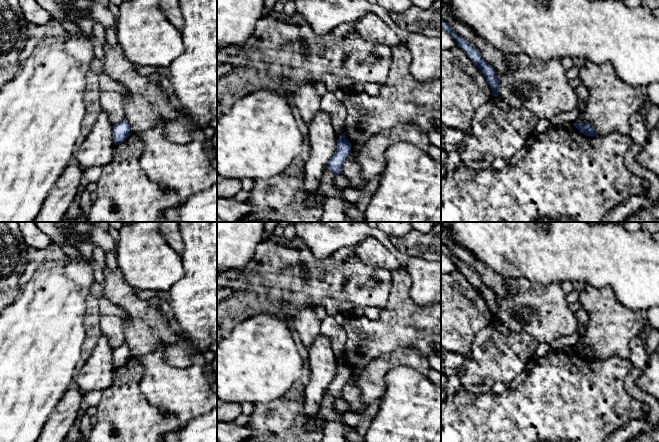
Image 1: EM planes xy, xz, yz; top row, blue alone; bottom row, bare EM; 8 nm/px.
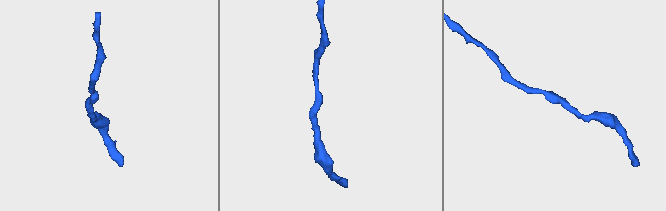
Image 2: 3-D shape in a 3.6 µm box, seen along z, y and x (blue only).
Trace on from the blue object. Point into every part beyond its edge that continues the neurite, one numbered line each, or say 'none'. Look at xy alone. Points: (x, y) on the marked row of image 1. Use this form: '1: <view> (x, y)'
none

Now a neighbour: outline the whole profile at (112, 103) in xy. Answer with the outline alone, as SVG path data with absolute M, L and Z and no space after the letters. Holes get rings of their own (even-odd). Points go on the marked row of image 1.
M102 91L100 92L99 101L102 111L107 114L112 126L125 119L125 101L122 94L112 91Z

